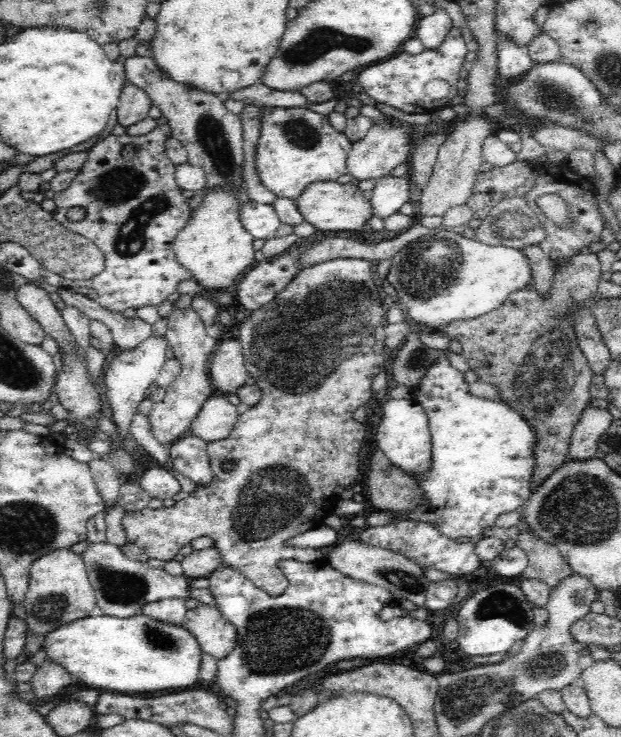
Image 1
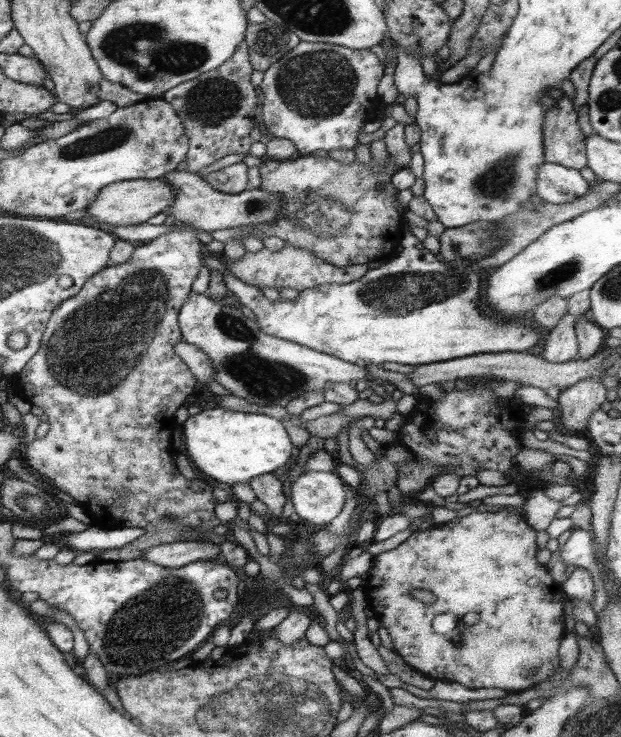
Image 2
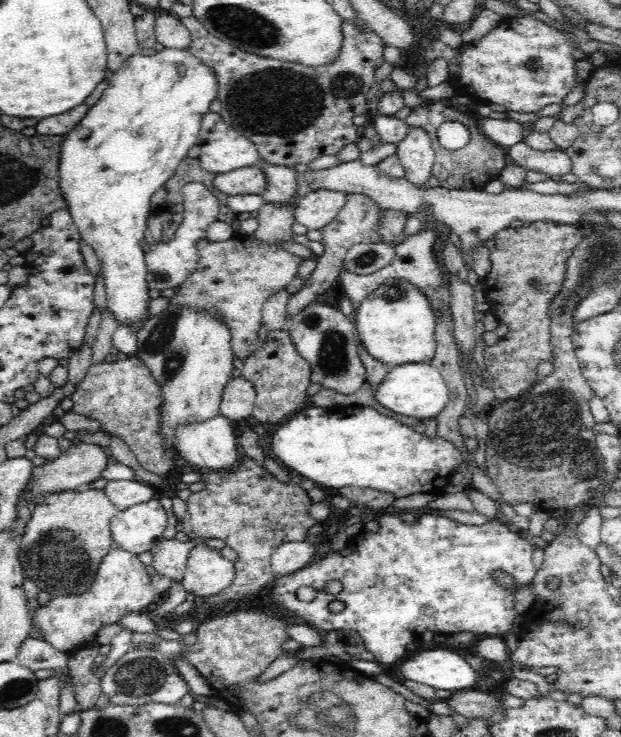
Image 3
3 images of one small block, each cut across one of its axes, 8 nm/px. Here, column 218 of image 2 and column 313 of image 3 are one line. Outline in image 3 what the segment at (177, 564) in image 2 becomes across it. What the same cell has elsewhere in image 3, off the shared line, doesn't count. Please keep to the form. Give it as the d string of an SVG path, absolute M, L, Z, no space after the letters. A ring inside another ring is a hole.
M286 542L276 548L272 554L272 572L274 574L294 574L296 570L302 570L308 566L310 560L314 560L316 548L312 544L304 542Z

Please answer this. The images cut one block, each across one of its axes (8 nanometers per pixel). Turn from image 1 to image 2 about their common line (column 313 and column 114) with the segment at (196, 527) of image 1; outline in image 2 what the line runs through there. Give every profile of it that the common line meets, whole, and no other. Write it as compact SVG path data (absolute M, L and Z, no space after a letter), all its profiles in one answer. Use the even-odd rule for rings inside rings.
M181 222L179 228L165 232L161 236L157 236L153 242L143 242L141 246L135 246L133 258L127 260L127 264L121 266L109 266L107 270L101 270L99 274L95 274L91 280L85 282L85 286L79 290L79 294L75 298L69 298L67 302L61 302L61 306L51 314L51 320L47 322L47 328L43 332L41 338L41 350L31 358L31 362L27 362L27 368L23 370L23 374L17 374L13 390L19 398L23 398L27 404L37 406L43 410L43 416L47 416L47 424L49 430L43 438L33 438L31 444L27 444L25 448L25 464L29 470L39 472L41 476L45 476L51 486L55 484L55 488L63 494L67 494L73 502L81 504L81 508L87 512L91 524L95 528L103 528L103 530L115 530L115 528L143 528L147 530L147 534L143 538L137 538L133 542L133 550L127 550L127 554L115 554L115 550L107 550L107 552L95 552L95 558L99 562L127 562L127 560L141 560L145 550L151 550L155 546L163 546L163 544L171 544L171 542L201 542L207 532L213 532L213 526L221 526L225 528L225 522L217 520L213 514L215 508L215 498L211 496L211 488L201 482L201 480L187 480L181 476L181 472L175 470L175 466L171 464L171 444L169 442L169 434L171 430L175 430L175 420L173 414L177 408L181 408L183 400L193 392L195 388L195 376L189 372L191 368L187 368L187 364L183 364L183 360L175 354L175 346L179 342L183 342L181 336L181 328L179 328L179 308L183 306L183 302L189 298L189 294L193 292L193 282L199 276L201 270L201 262L203 258L199 258L199 252L203 250L205 244L201 244L197 240L197 230L191 224Z

